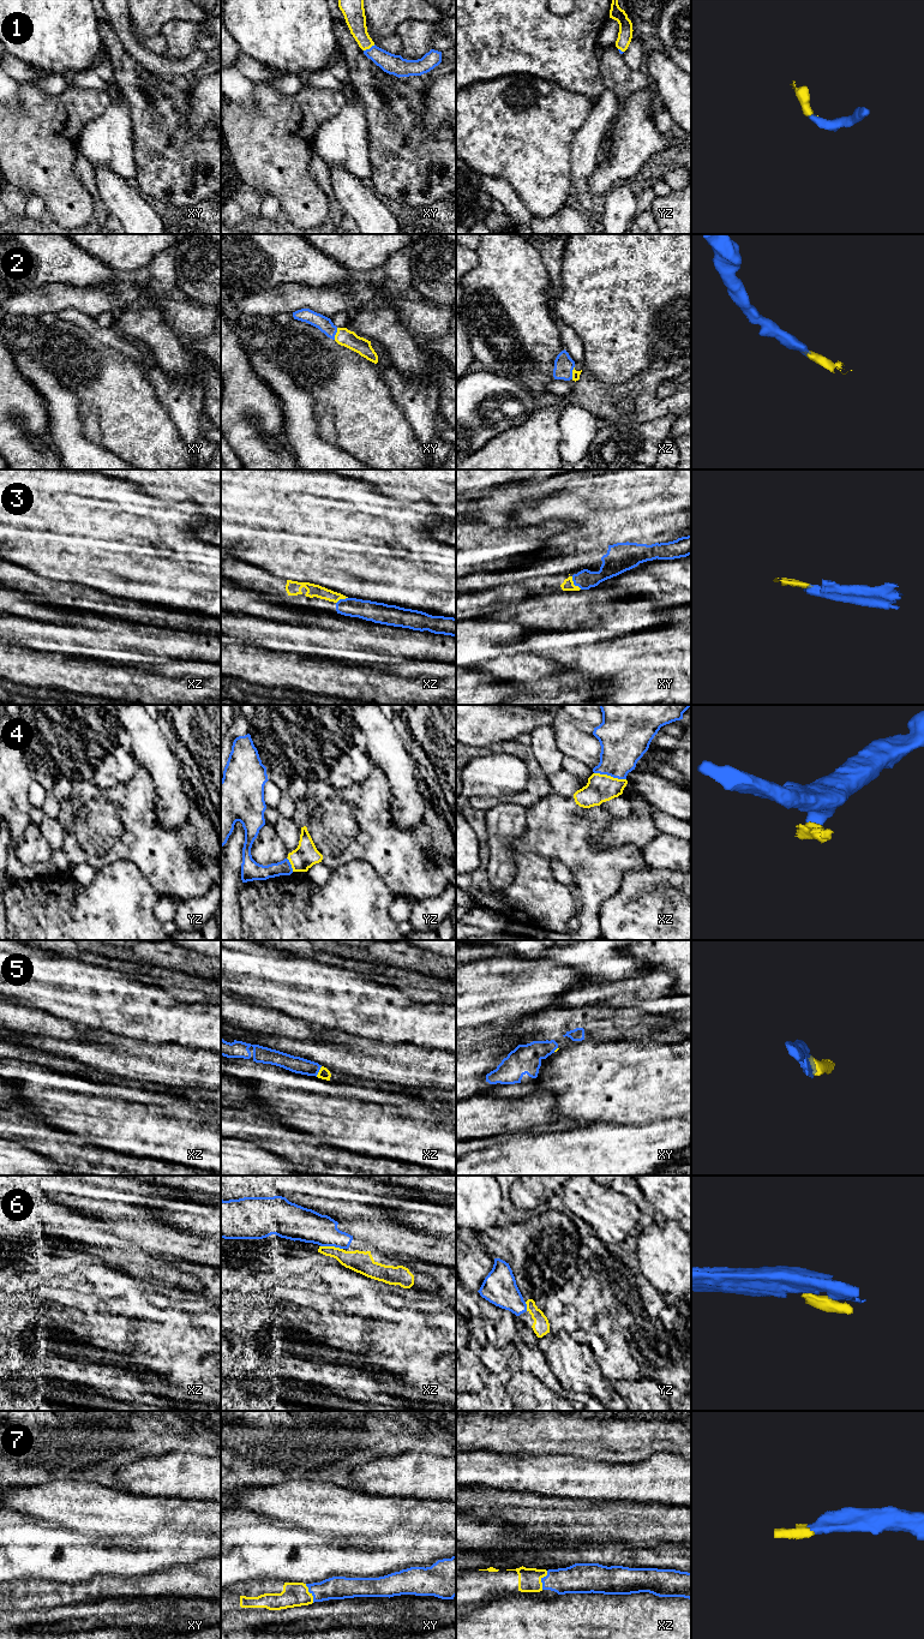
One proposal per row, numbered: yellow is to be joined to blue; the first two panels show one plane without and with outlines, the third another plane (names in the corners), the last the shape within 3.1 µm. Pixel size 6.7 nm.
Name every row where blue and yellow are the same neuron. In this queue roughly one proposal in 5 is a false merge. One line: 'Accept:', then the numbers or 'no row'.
Accept: 1, 2, 3, 4, 5, 6, 7

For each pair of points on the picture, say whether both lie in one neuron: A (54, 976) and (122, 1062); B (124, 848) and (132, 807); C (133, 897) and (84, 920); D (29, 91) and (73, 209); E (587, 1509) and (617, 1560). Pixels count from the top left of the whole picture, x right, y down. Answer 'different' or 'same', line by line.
A: different
B: same
C: same
D: same
E: different

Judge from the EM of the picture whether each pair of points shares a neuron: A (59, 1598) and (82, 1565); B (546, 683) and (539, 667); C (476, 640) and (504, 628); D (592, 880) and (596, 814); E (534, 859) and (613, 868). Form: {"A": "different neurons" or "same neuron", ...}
{"A": "different neurons", "B": "different neurons", "C": "same neuron", "D": "same neuron", "E": "same neuron"}

